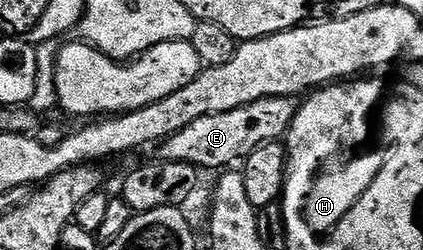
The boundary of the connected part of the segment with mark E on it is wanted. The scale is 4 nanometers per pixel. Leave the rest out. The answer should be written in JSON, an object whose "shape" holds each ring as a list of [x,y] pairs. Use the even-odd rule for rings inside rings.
{"shape":[[[291,96],[261,98],[227,112],[217,112],[185,124],[177,133],[170,134],[161,143],[162,161],[188,162],[189,165],[204,171],[227,168],[230,162],[238,163],[248,158],[262,142],[278,142],[287,133],[291,121],[299,110],[300,103]],[[218,166],[223,166],[219,167]]]}

